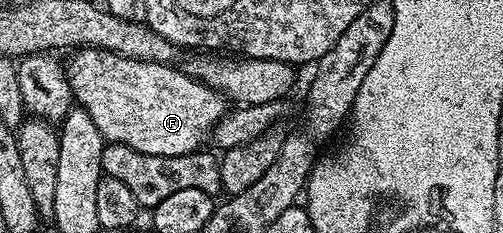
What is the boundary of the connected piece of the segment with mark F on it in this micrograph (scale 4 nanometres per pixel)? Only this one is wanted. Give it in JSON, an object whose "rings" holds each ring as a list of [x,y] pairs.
{"rings":[[[80,48],[72,56],[75,57],[65,64],[71,92],[75,95],[78,107],[84,108],[89,118],[93,118],[104,141],[124,144],[133,150],[141,150],[141,154],[158,156],[180,156],[198,152],[214,133],[215,123],[228,111],[228,101],[214,92],[208,84],[188,76],[186,71],[179,69],[178,72],[178,67],[170,64],[130,60],[100,48]]]}

